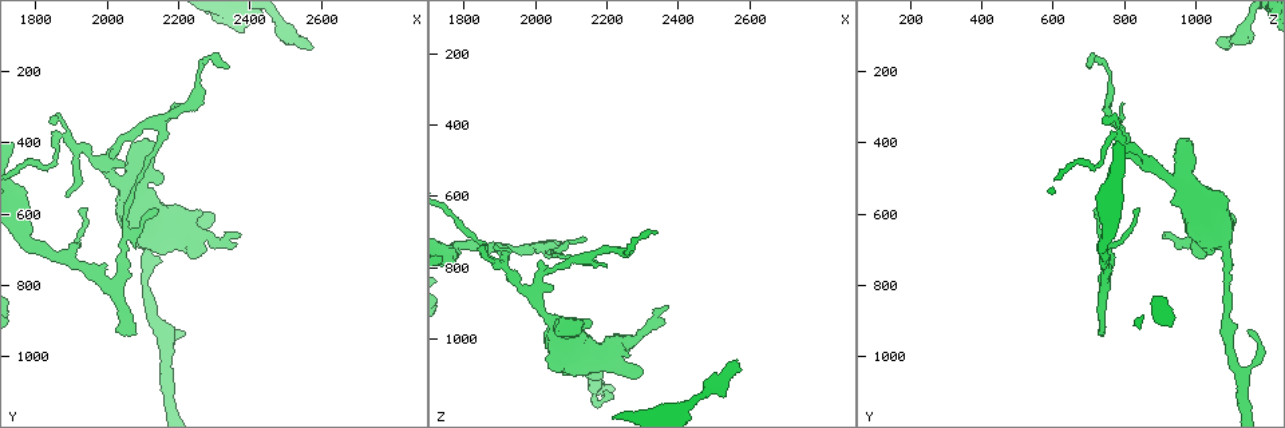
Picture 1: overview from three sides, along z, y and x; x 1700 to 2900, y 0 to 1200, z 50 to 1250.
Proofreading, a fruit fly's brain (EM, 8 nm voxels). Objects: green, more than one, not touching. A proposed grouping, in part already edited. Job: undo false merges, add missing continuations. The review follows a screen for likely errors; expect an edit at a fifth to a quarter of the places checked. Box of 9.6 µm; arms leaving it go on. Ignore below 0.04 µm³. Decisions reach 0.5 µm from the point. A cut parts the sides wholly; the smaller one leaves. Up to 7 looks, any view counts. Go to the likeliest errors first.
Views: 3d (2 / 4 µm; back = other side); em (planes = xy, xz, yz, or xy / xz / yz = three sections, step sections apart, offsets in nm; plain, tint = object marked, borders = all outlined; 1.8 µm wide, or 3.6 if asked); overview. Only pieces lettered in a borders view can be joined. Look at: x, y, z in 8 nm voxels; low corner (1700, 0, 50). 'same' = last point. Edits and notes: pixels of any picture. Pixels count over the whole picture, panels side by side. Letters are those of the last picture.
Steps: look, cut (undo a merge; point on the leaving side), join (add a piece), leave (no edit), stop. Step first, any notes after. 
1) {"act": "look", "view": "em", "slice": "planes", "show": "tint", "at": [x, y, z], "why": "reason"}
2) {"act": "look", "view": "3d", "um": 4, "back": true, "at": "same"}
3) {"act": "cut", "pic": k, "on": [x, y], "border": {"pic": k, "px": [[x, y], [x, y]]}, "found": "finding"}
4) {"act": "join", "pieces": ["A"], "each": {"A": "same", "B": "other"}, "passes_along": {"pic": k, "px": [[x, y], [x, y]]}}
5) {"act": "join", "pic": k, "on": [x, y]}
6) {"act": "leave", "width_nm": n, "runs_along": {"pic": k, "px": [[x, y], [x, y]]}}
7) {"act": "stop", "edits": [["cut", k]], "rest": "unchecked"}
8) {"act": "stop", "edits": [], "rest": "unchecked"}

{"act": "look", "view": "3d", "um": 4, "at": [2560, 120, 1060], "why": "branch stops here"}

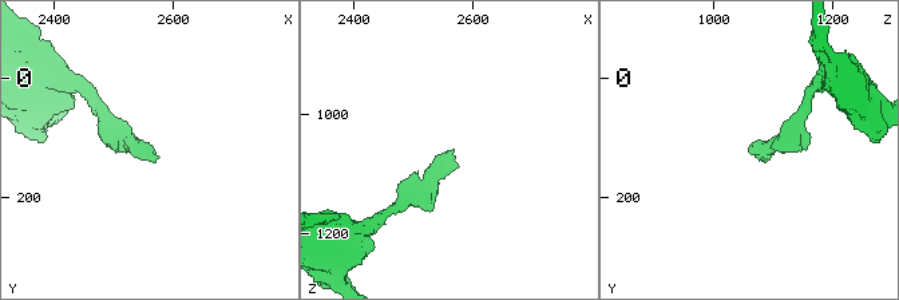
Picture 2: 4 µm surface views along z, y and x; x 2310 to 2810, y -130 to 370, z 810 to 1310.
{"act": "look", "view": "em", "slice": "planes", "show": "plain", "at": [2565, 120, 1065]}

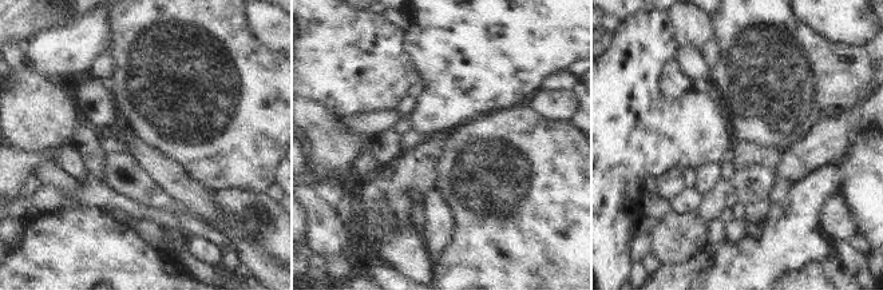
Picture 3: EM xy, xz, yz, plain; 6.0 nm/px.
{"act": "look", "view": "em", "slice": "planes", "show": "borders", "at": "same"}

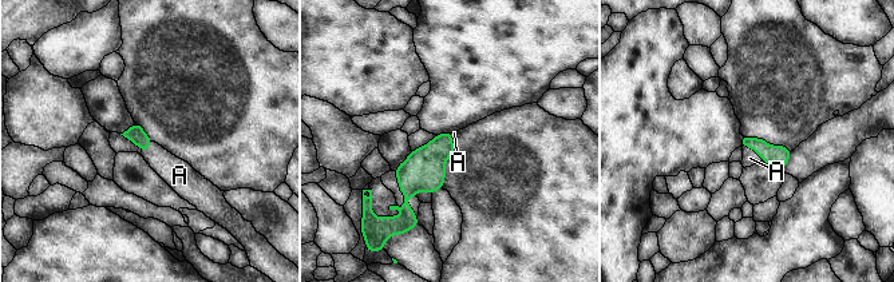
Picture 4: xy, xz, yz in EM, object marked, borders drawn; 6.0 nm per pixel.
{"act": "join", "pieces": ["A"], "longest_contact_nm": ["A", 170], "each": {"A": "same"}, "passes_along": {"pic": 4, "px": [[778, 157], [754, 150], [750, 158]]}, "found": "it goes on there"}

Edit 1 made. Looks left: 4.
{"act": "look", "view": "3d", "um": 4, "at": [2150, 350, 780]}

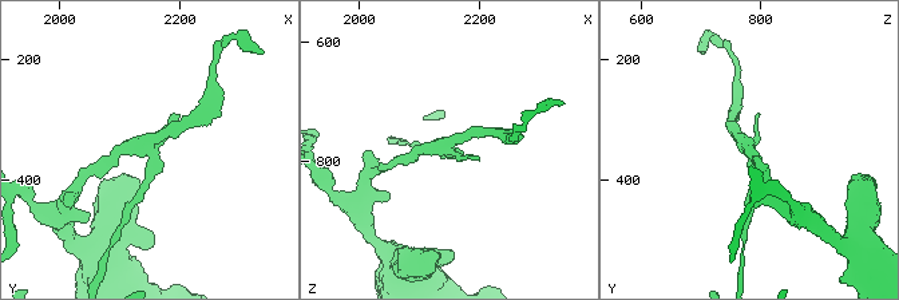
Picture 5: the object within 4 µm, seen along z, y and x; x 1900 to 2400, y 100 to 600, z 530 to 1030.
{"act": "look", "view": "em", "slice": "yz", "step": 8, "show": "tint", "at": [2140, 350, 785], "why": "need the tissue"}

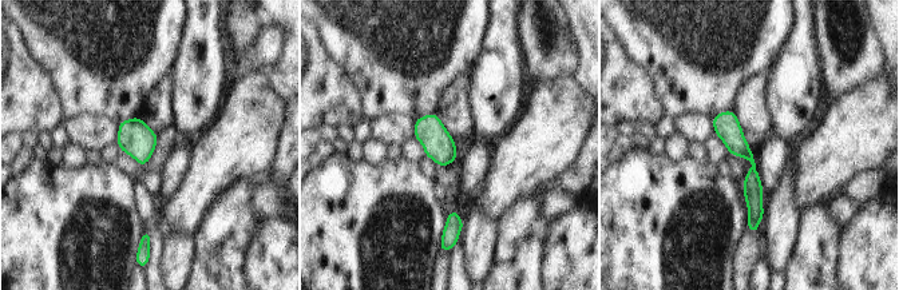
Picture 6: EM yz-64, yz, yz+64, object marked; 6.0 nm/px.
{"act": "look", "view": "em", "slice": "planes", "show": "borders", "at": "same", "why": "cut it another way"}

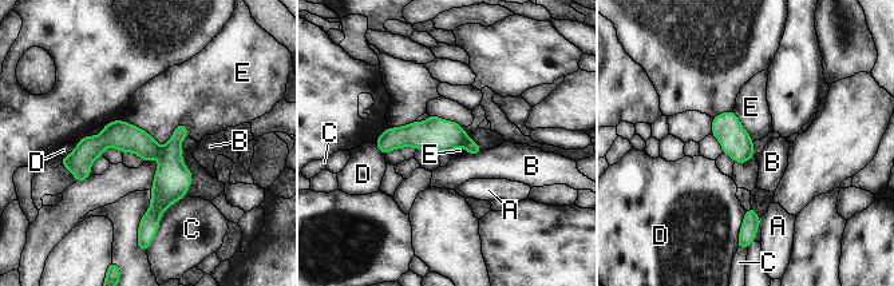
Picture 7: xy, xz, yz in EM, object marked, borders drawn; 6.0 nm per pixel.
{"act": "cut", "pic": 7, "on": [171, 181], "each": {"A": "other", "B": "other", "C": "other", "D": "other", "E": "other"}, "border": {"pic": 7, "px": [[161, 149], [157, 157]]}, "found": "two neurons meet here"}

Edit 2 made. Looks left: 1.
{"act": "stop", "edits": [["join", 4], ["cut", 7]], "rest": "unchecked"}

